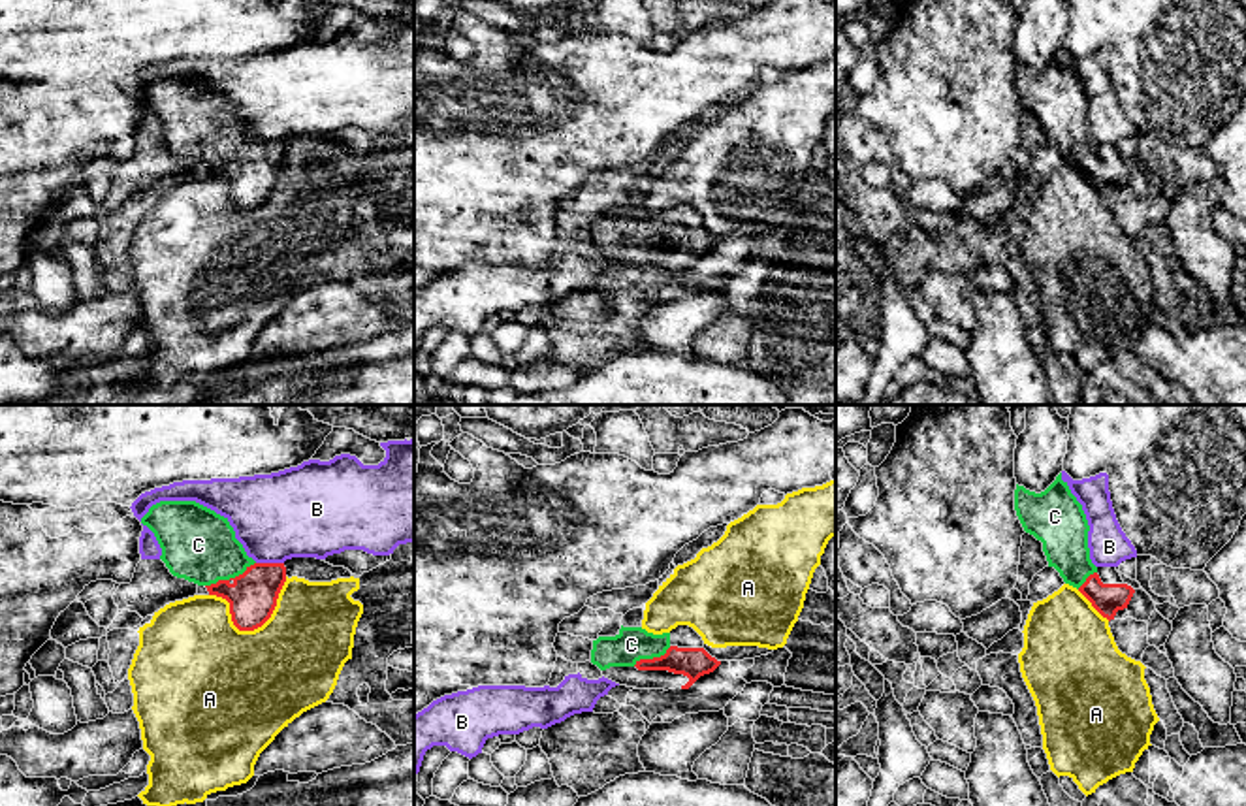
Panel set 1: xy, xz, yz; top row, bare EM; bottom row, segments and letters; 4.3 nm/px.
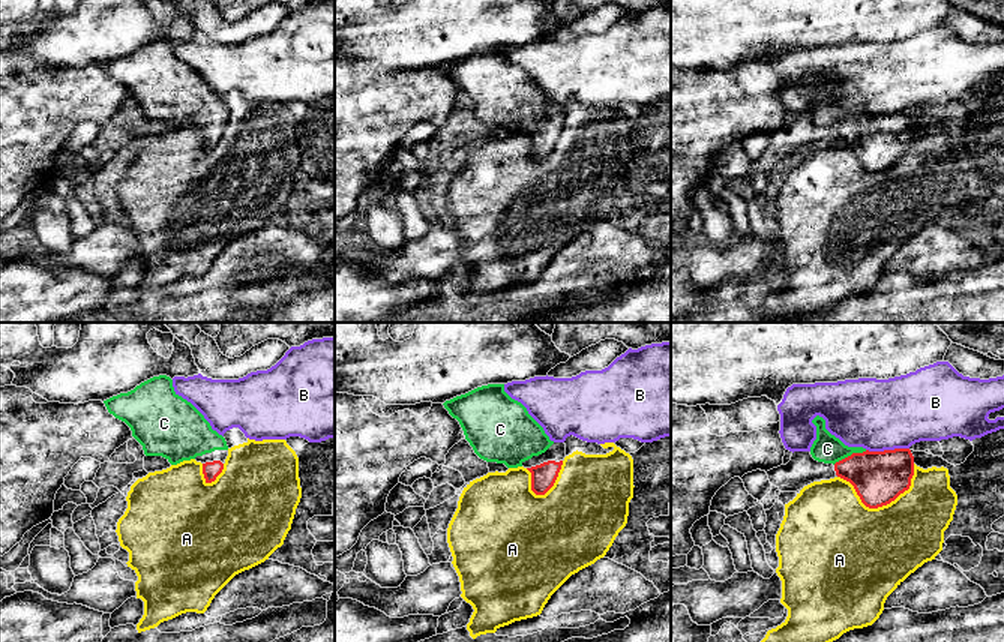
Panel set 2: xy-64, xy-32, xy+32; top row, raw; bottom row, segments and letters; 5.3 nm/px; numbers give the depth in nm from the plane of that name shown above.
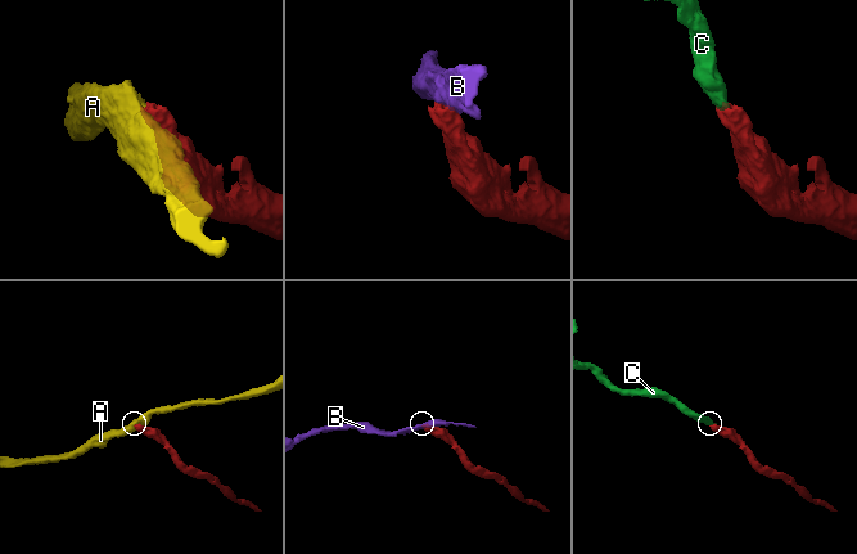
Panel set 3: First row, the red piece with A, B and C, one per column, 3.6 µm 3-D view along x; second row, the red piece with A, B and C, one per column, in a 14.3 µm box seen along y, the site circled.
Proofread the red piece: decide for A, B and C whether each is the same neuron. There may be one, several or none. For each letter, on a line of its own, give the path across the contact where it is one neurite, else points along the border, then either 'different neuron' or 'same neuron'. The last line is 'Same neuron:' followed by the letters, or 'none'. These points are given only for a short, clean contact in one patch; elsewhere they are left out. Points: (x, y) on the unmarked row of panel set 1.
A: different neuron
B: border xy (256, 140), (283, 142); different neuron
C: way xy (253, 174), (230, 157), (198, 123); same neuron
Same neuron: C

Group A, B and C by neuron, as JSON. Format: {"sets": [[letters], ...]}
{"sets": [["A"], ["B"], ["C"]]}

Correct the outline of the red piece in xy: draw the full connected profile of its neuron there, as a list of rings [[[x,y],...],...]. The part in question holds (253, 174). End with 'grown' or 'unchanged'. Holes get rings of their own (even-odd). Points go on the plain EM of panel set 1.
[[[160,79],[141,102],[154,111],[169,151],[226,177],[239,209],[254,209],[271,196],[286,145],[248,136],[228,96],[196,79]]]; grown

